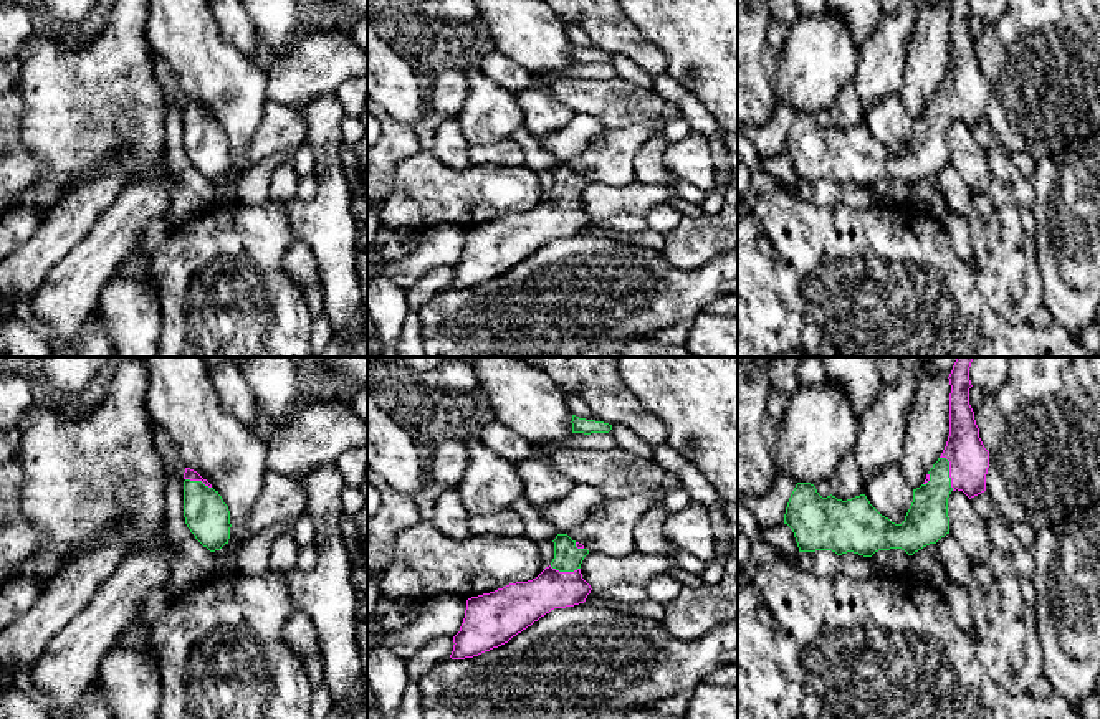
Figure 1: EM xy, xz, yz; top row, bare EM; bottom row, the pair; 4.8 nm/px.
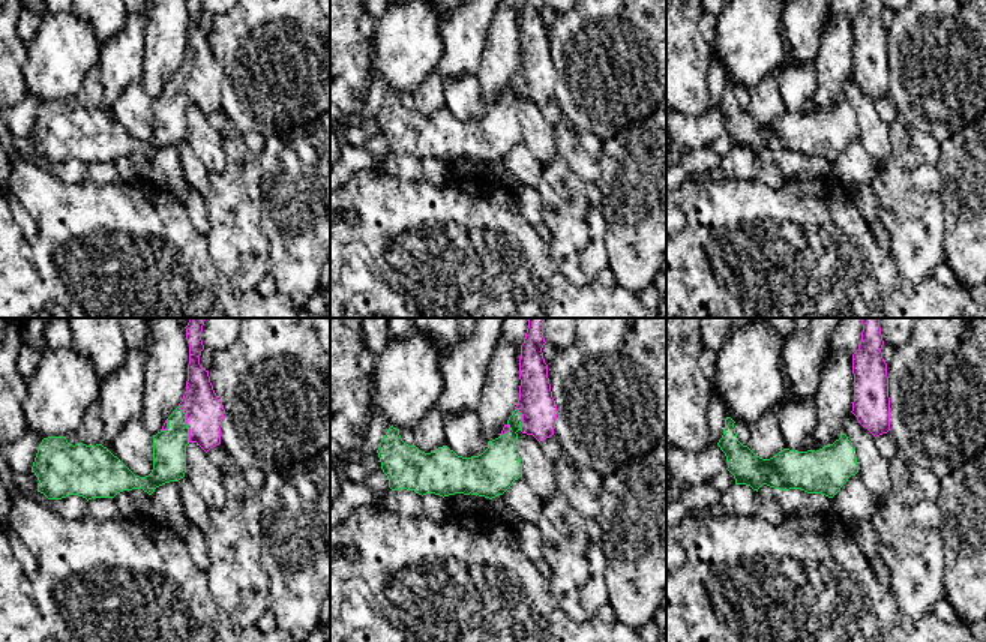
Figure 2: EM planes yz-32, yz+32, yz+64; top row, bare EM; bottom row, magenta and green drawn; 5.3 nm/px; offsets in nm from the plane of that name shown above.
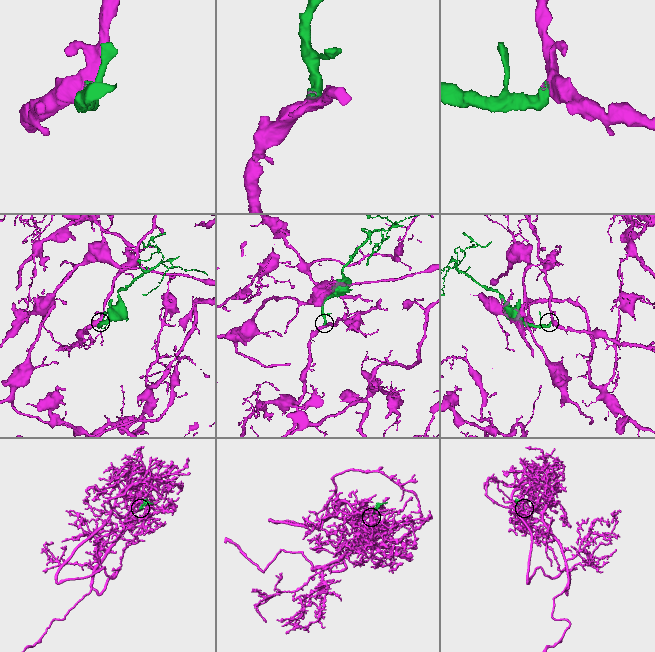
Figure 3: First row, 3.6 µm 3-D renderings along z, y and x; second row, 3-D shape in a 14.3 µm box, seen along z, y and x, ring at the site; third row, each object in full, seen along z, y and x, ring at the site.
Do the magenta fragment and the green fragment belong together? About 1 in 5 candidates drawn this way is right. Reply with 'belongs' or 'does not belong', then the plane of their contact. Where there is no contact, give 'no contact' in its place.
belongs; contact in yz

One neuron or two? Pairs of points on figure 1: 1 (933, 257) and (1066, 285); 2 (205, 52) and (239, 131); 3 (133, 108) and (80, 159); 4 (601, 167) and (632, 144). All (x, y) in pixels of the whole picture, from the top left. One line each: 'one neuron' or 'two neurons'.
1: two neurons
2: one neuron
3: one neuron
4: one neuron

